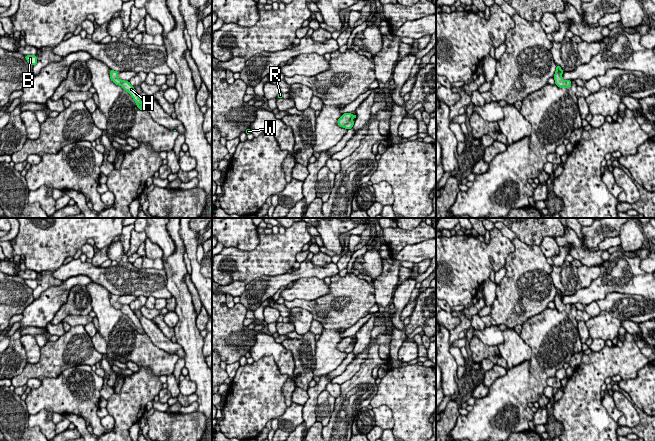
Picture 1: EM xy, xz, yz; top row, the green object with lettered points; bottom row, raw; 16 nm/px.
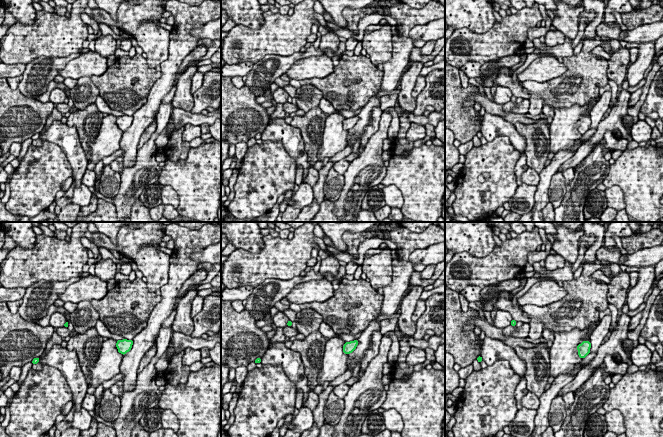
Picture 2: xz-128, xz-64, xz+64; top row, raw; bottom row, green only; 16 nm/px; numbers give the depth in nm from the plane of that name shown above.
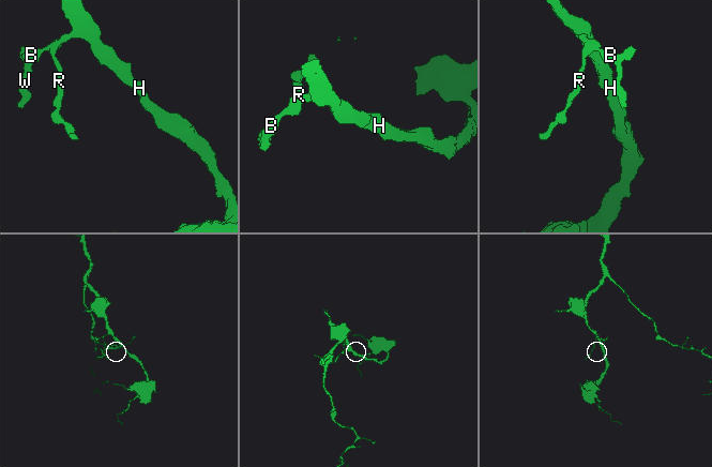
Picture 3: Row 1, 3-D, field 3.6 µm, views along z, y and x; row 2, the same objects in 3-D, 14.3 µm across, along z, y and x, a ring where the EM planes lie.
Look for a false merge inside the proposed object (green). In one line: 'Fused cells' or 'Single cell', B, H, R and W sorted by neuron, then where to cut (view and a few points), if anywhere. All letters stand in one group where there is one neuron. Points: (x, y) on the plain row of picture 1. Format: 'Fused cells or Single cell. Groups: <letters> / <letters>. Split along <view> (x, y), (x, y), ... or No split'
Single cell. Groups: B H R W. No split

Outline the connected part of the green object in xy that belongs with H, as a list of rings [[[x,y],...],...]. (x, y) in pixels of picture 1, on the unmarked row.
[[[110,294],[110,303],[116,308],[116,309],[120,309],[126,316],[128,316],[131,321],[133,322],[133,324],[135,325],[137,331],[140,334],[145,334],[145,330],[142,328],[142,325],[140,323],[139,318],[136,316],[136,314],[134,313],[134,311],[130,308],[129,305],[125,305],[125,304],[120,304],[118,302],[118,295],[114,295],[114,294]]]

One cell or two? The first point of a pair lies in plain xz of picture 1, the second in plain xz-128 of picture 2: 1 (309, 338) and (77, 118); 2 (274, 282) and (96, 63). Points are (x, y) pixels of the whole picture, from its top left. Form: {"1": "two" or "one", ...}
{"1": "one", "2": "two"}

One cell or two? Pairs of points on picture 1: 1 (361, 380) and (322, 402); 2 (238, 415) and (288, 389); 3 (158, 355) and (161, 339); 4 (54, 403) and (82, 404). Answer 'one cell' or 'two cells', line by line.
1: two cells
2: two cells
3: two cells
4: one cell

